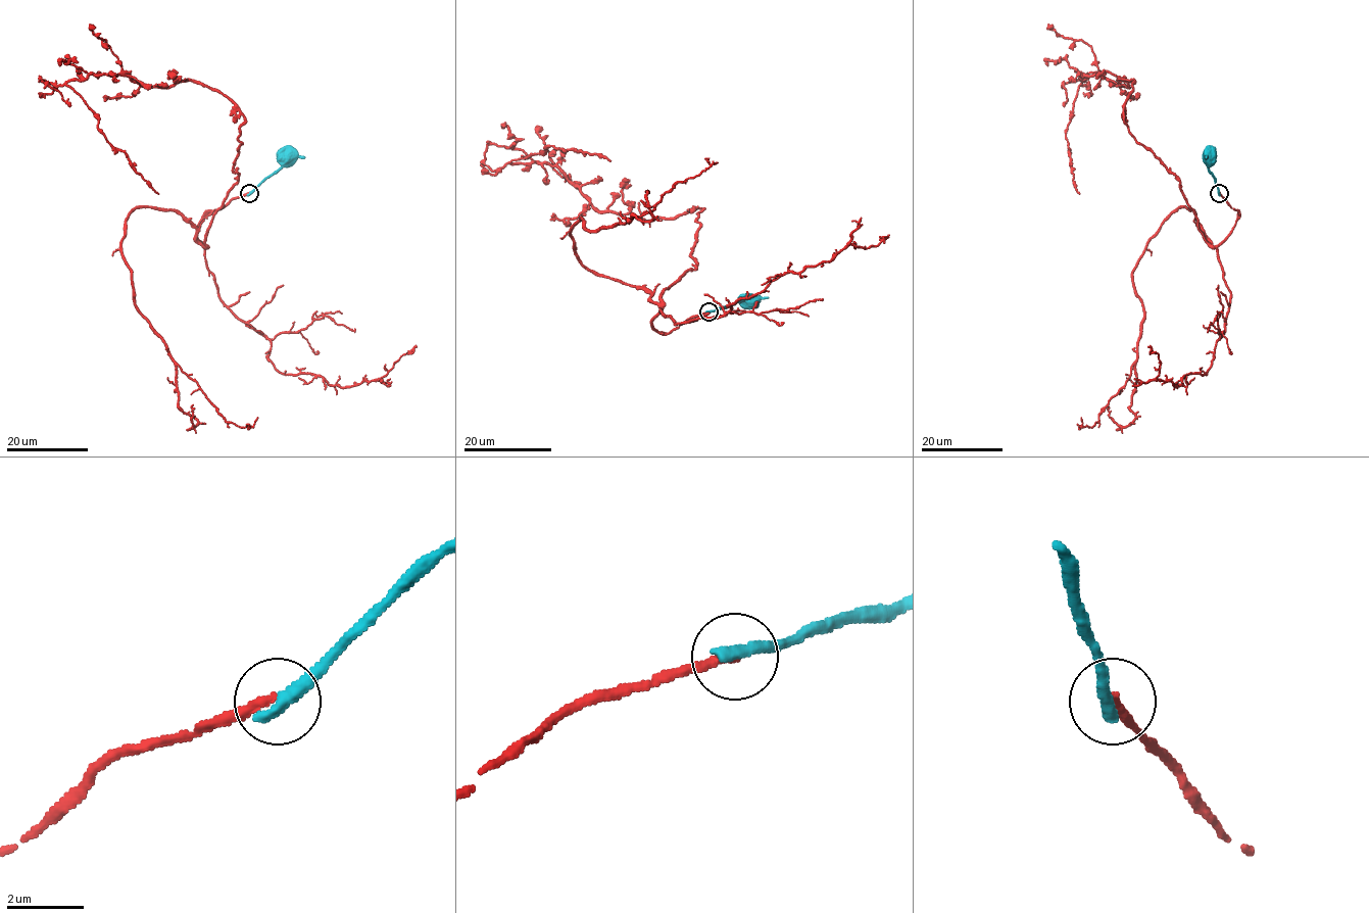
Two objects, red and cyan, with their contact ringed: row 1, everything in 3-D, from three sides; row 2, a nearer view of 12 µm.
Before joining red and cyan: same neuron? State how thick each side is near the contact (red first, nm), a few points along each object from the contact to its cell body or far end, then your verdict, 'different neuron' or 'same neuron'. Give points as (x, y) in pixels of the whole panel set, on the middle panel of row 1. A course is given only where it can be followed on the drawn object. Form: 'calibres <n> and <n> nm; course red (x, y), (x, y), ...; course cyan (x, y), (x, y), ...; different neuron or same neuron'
calibres 240 and 400 nm; course red (709, 311), (652, 326), (695, 269), (703, 209), (598, 211), (555, 166), (510, 161), (547, 146), (610, 160); course cyan (709, 311), (746, 298); different neuron

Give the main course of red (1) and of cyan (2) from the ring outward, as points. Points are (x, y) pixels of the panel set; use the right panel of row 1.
1: (1219, 193), (1239, 217), (1213, 246), (1179, 180), (1124, 122), (1134, 81), (1084, 75), (1066, 132), (1079, 194)
2: (1219, 193), (1213, 174), (1207, 166), (1207, 152)

